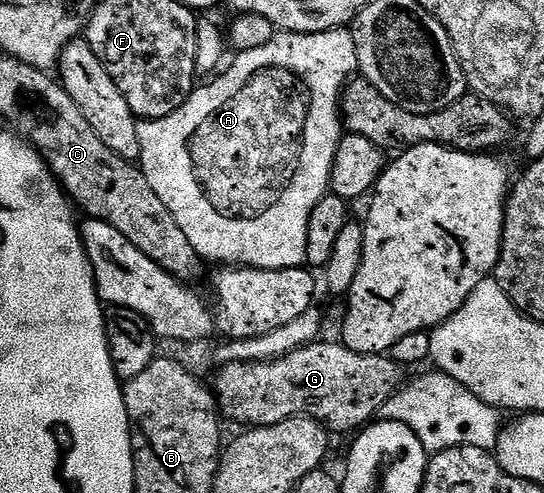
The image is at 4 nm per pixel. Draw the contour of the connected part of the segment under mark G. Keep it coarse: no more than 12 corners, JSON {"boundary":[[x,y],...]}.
{"boundary":[[317,339],[230,361],[214,384],[240,427],[312,417],[351,434],[401,388],[391,356]]}

